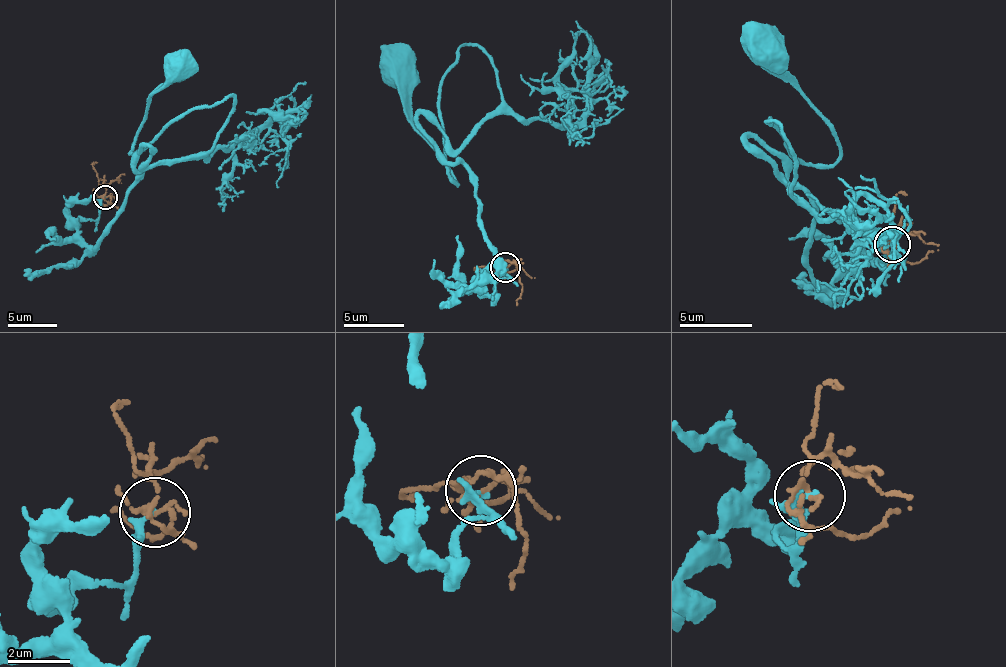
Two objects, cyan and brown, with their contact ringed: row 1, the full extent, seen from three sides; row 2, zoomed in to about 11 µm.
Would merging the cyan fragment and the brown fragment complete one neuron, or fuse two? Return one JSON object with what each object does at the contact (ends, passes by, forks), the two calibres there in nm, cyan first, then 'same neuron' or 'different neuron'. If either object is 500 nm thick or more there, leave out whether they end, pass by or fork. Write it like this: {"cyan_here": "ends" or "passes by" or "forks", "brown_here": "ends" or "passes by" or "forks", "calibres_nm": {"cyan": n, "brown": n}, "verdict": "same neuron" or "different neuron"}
{"cyan_here": "ends", "brown_here": "forks", "calibres_nm": {"cyan": 200, "brown": 110}, "verdict": "different neuron"}

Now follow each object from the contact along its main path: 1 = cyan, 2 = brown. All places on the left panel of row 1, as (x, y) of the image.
1: (104, 198), (97, 219), (73, 223), (95, 248), (148, 167), (209, 158), (275, 120), (286, 153), (278, 187)
2: (104, 198), (103, 185), (111, 180), (121, 183)

